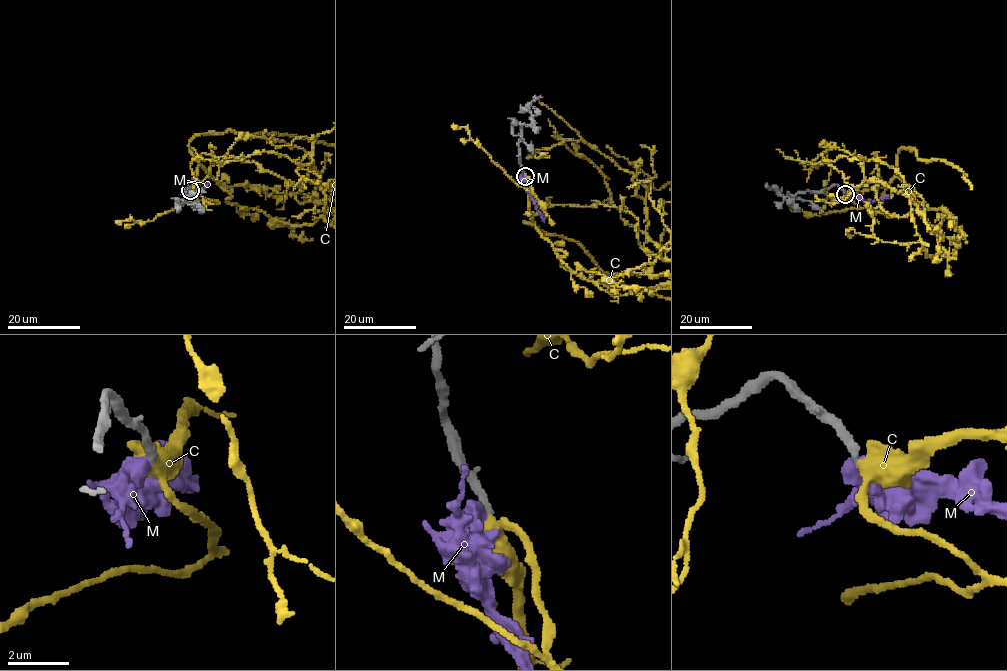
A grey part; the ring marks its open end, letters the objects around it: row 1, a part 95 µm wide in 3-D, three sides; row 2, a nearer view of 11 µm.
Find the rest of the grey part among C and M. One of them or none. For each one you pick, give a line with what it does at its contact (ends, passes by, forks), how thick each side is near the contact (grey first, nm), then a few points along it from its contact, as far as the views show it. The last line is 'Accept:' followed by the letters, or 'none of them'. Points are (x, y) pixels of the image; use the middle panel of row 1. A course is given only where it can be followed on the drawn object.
C: it passes by; 280 nm thick on the grey side, 440 nm on the other
Accept: C

